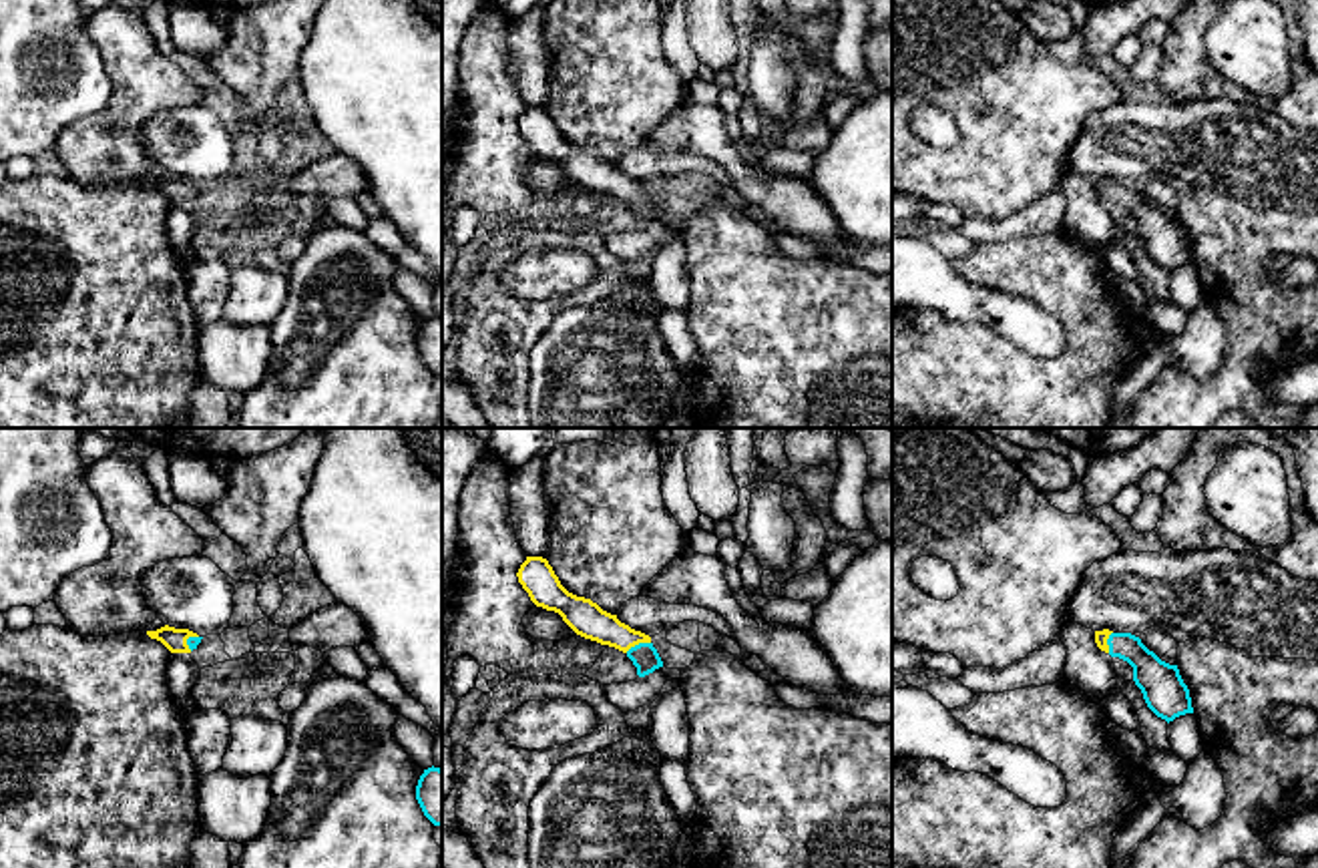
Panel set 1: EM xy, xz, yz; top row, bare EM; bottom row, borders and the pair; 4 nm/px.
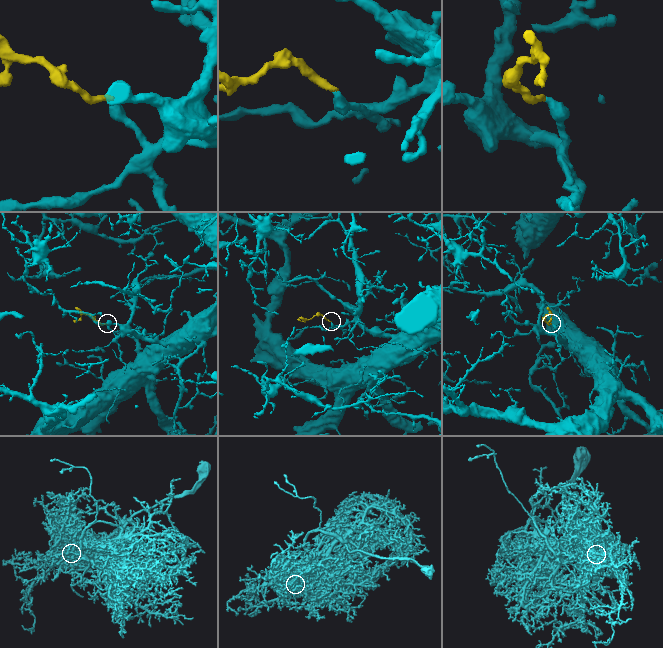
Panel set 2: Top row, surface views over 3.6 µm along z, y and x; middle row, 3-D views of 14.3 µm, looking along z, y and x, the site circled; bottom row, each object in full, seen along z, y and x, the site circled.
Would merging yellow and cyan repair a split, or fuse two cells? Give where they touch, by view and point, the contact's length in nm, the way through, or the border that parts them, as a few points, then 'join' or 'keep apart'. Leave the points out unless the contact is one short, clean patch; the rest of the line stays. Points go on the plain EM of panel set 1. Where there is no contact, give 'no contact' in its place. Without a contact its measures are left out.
contact xz (637, 193); length 110 nm; way xz (585, 167), (637, 193), (643, 205); join

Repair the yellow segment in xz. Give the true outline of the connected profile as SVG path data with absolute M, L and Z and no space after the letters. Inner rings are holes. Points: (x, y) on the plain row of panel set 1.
M526 106L516 127L536 157L559 163L577 185L623 201L639 227L663 217L649 185L621 173L591 149L569 143L546 108Z

